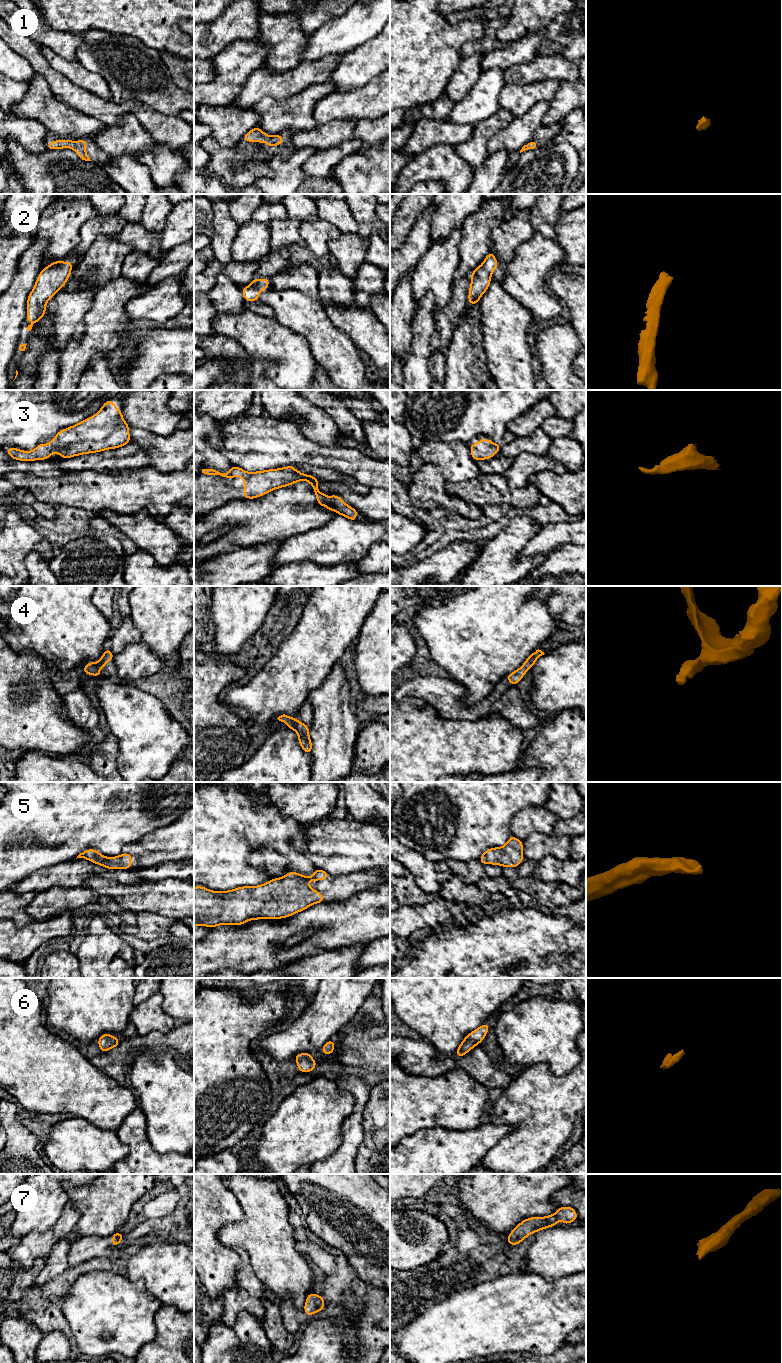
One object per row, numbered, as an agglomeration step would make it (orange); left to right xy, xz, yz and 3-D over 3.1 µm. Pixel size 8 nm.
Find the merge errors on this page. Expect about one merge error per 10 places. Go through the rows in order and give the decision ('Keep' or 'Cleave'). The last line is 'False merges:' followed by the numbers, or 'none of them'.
1: Keep
2: Keep
3: Keep
4: Keep
5: Keep
6: Keep
7: Keep
False merges: none of them

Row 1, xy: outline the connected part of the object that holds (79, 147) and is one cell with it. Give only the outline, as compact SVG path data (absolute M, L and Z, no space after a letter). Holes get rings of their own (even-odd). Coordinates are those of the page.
M86 139L72 141L68 140L53 140L51 143L46 144L46 148L49 150L53 149L64 149L64 148L71 148L74 150L80 159L85 161L91 161L88 154L86 153Z

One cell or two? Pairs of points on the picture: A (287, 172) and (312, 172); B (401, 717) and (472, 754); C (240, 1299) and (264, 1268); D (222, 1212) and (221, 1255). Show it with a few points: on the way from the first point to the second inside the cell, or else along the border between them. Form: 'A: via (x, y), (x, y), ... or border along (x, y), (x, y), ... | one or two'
A: border along (315, 152), (302, 167), (304, 178) | two
B: via (419, 731), (435, 747), (454, 747) | one
C: border along (248, 1255), (253, 1272), (264, 1284) | two
D: via (211, 1223), (211, 1244) | one

